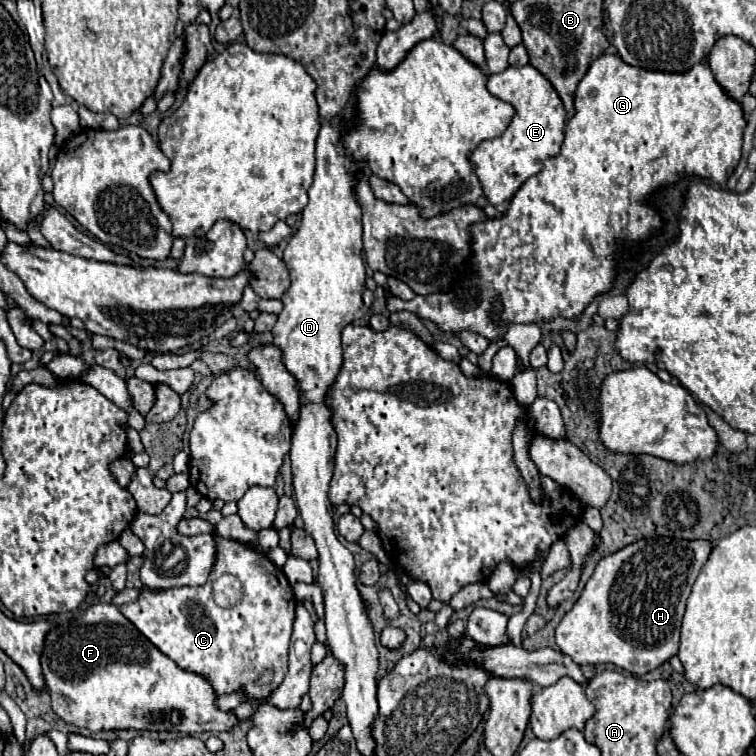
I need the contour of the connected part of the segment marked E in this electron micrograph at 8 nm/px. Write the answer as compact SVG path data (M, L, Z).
M531 64L521 68L509 66L499 74L491 74L487 78L487 90L495 98L515 108L515 116L509 128L499 138L481 142L477 150L471 154L471 164L481 182L483 196L489 200L489 204L501 206L519 190L519 186L527 178L543 170L545 160L559 154L567 114L551 82L543 78L543 74L535 70Z

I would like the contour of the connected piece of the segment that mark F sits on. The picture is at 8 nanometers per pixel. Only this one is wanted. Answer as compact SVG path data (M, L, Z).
M95 604L83 616L61 622L47 634L43 654L43 676L51 694L55 714L79 728L89 730L169 730L179 734L225 732L239 724L233 712L217 708L217 692L201 674L179 668L159 648L155 648L115 604Z

